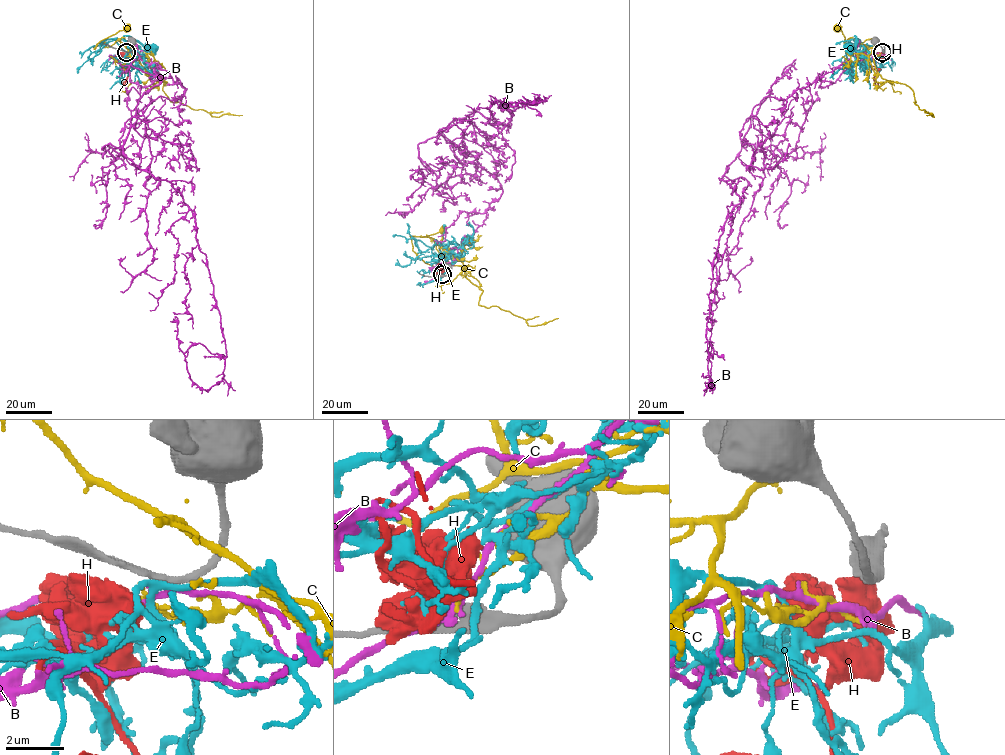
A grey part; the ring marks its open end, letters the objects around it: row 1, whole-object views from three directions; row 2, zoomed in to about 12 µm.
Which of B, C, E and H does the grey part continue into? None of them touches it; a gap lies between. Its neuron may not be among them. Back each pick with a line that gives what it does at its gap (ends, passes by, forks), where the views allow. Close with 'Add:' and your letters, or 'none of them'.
Add: none of them

